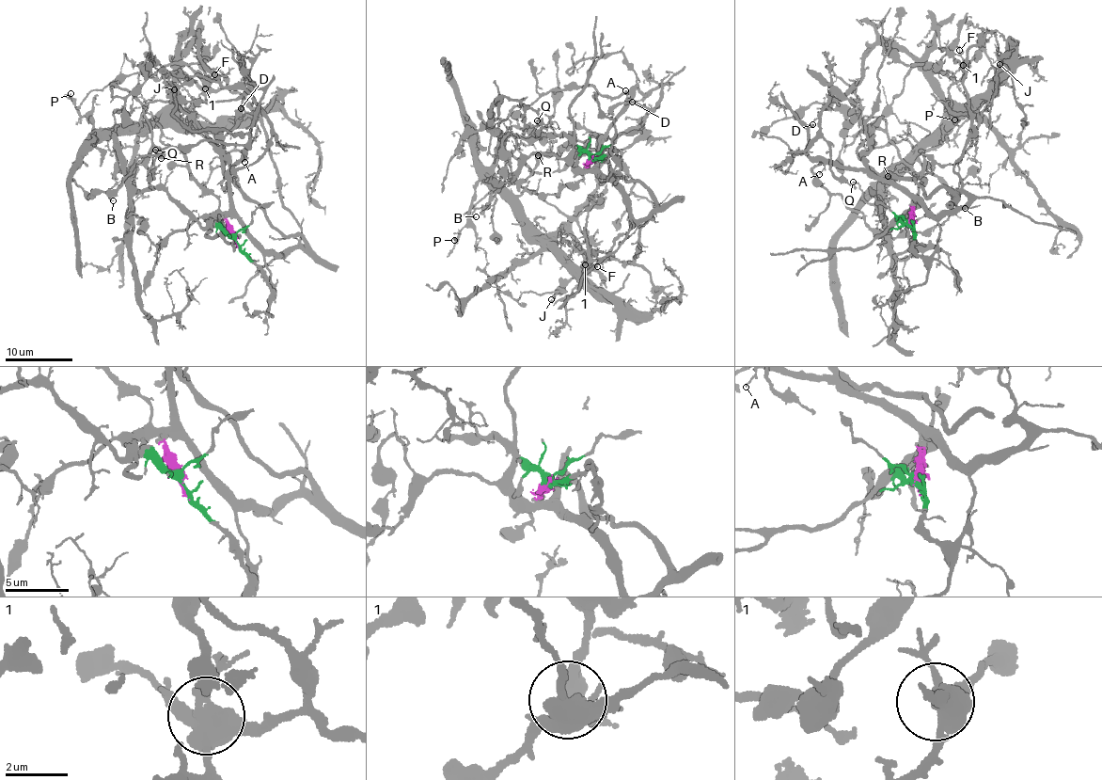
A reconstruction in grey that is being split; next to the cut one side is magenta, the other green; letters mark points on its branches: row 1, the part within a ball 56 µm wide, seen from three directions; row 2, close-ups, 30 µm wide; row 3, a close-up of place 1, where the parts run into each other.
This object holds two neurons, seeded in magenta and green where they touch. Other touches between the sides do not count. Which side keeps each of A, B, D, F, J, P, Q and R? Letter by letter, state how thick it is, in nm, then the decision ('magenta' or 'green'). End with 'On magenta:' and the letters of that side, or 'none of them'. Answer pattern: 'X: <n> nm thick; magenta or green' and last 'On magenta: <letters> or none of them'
A: 110 nm thick; magenta
B: 150 nm thick; green
D: 120 nm thick; magenta
F: 60 nm thick; green
J: 160 nm thick; magenta
P: 130 nm thick; green
Q: 180 nm thick; green
R: 700 nm thick; magenta
On magenta: A, D, J, R

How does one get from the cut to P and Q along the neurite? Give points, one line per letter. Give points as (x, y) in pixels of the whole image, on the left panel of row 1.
P: (235, 241), (219, 229), (200, 224), (162, 189), (136, 190), (121, 164), (119, 142), (81, 115), (70, 93)
Q: (235, 241), (219, 229), (200, 224), (162, 189), (149, 186), (148, 172), (155, 150)

